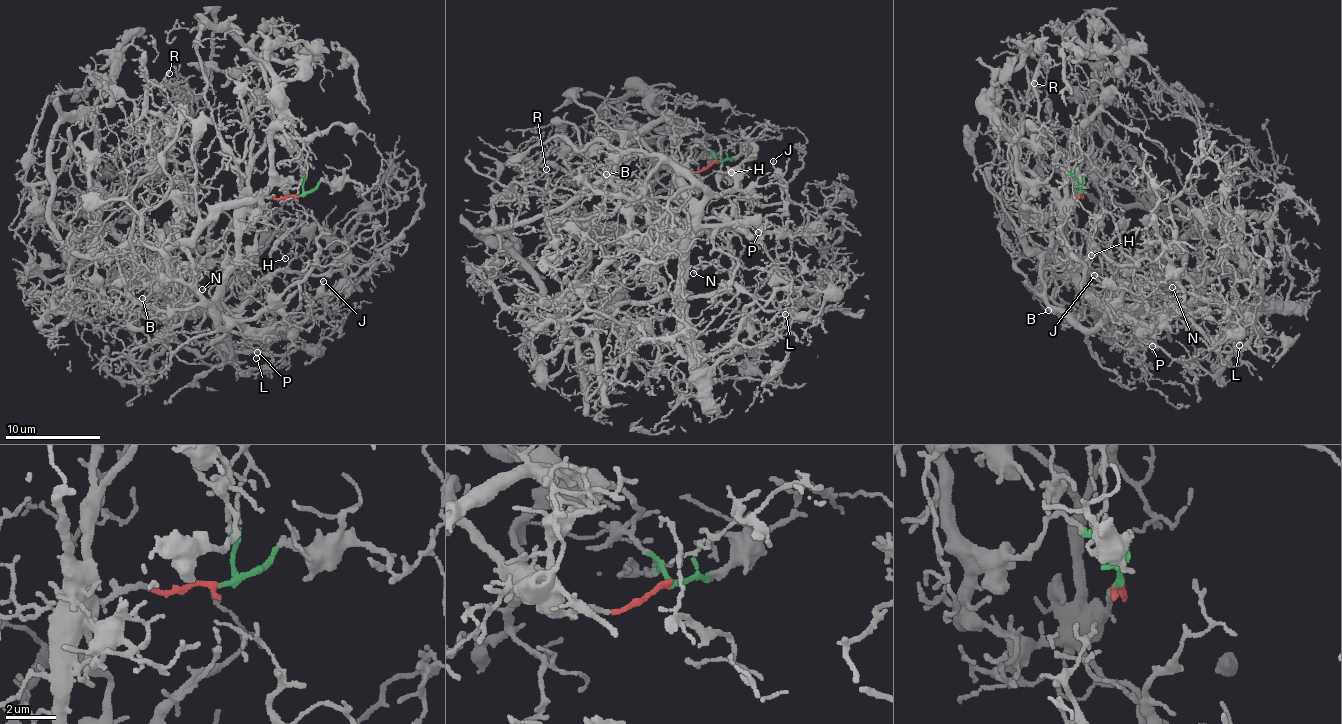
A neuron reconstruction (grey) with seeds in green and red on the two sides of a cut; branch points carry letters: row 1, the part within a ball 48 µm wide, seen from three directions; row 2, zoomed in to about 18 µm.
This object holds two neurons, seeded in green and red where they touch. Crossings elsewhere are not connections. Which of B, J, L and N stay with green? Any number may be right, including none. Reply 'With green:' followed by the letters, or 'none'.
With green: B

